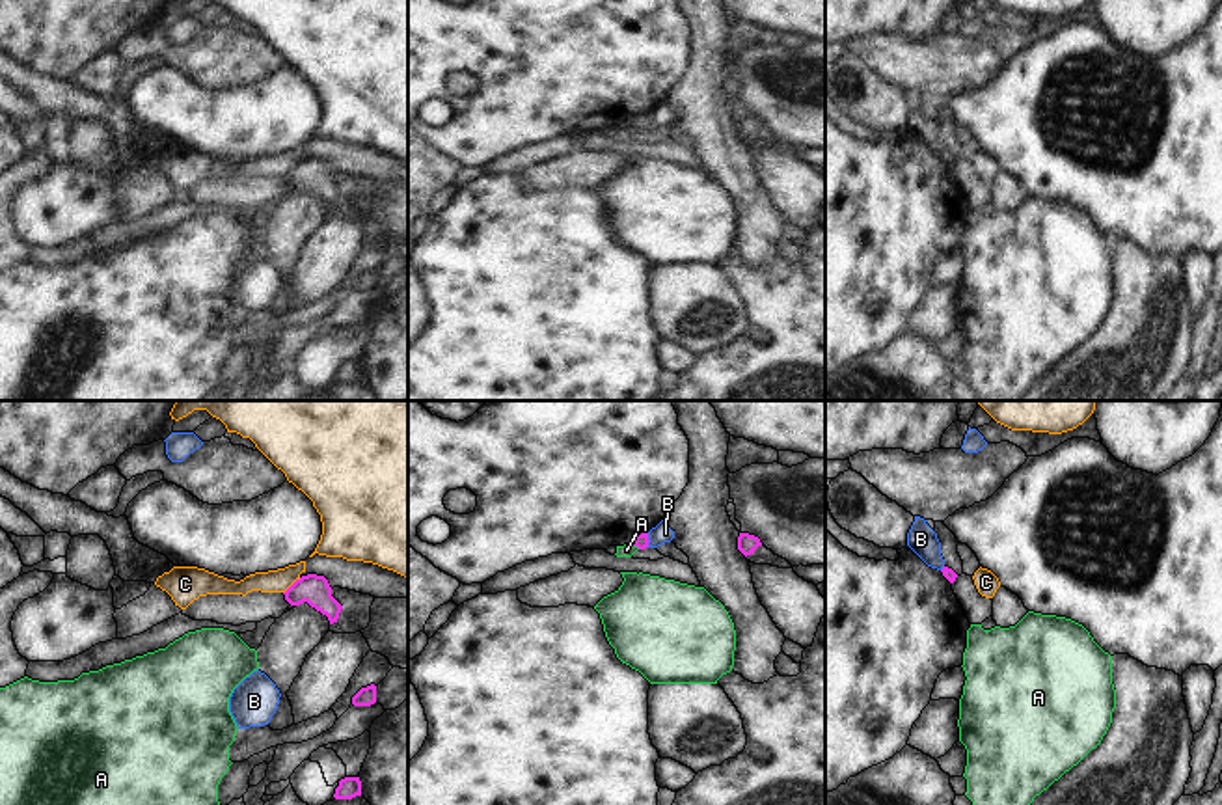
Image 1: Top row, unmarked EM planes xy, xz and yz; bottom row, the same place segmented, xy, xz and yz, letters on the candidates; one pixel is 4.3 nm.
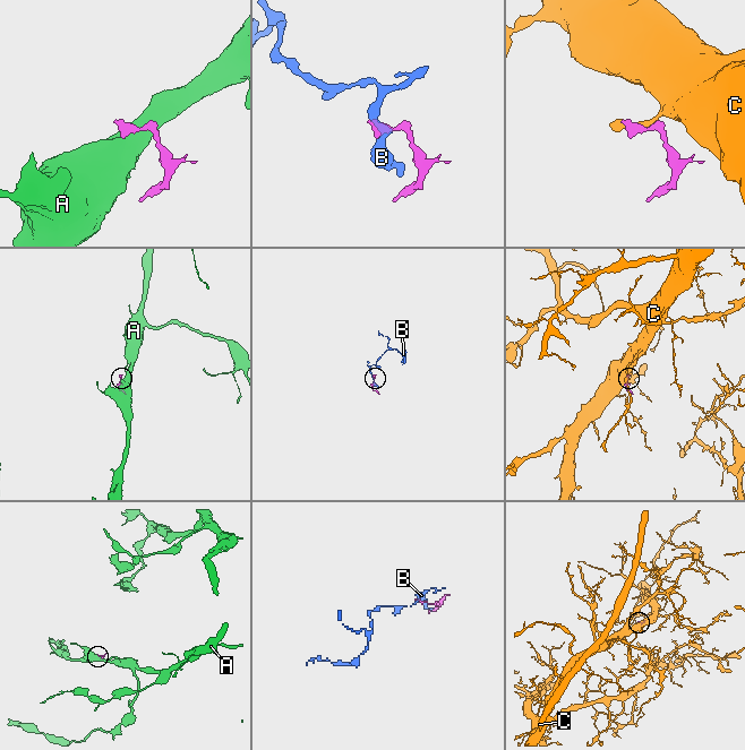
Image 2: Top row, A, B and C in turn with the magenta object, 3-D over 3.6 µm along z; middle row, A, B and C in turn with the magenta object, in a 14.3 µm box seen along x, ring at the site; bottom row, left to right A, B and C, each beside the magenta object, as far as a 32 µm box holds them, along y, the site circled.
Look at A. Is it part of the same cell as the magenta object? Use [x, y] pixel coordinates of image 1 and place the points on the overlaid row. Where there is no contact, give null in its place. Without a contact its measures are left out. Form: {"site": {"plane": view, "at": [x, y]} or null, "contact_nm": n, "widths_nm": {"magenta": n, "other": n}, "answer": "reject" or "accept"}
{"site": {"plane": "xz", "at": [636, 545]}, "contact_nm": 50, "widths_nm": {"magenta": 70, "other": 60}, "answer": "reject"}

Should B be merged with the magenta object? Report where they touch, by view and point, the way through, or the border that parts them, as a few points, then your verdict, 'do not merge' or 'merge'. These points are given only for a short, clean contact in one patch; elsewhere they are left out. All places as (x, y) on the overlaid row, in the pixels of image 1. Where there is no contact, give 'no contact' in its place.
meets magenta in xz at (649, 541); border along xz (647, 533), (649, 546); do not merge

